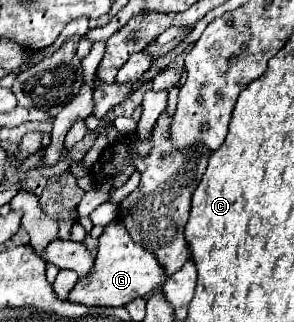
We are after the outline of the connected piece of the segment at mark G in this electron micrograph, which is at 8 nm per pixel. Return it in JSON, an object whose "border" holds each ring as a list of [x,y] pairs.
{"border":[[[114,220],[104,228],[100,236],[94,274],[90,274],[90,278],[78,280],[68,300],[86,306],[126,306],[128,302],[150,294],[164,282],[166,272],[162,270],[162,264],[156,260],[156,256],[136,244],[120,220]]]}

